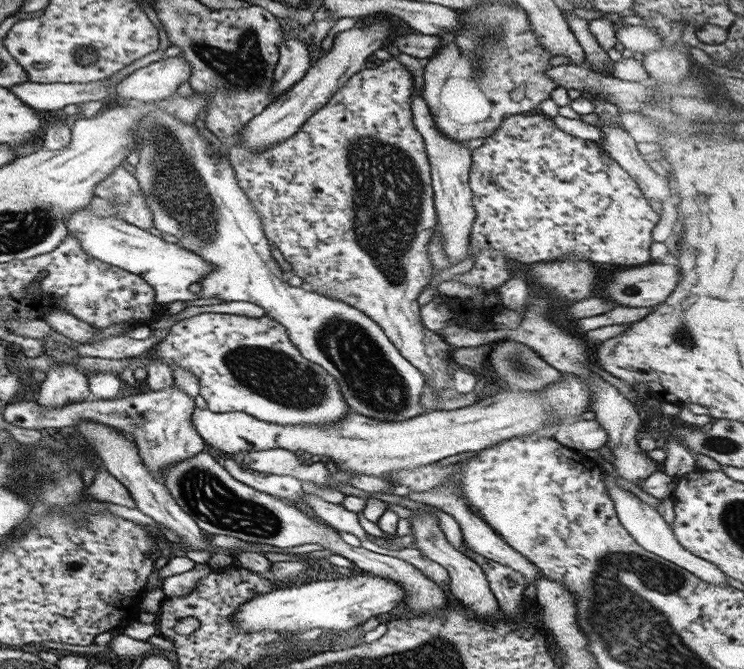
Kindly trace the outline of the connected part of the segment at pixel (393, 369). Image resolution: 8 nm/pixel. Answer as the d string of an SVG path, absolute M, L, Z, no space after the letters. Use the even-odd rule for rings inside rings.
M156 108L140 118L134 137L138 162L133 166L133 176L137 179L146 205L151 209L153 227L171 236L179 248L197 254L211 266L211 271L196 283L201 291L191 297L213 298L222 302L243 301L261 307L265 315L285 327L291 344L305 360L319 365L327 375L333 377L333 381L339 385L343 402L361 416L383 422L401 422L427 411L420 403L425 387L422 375L399 354L380 326L343 302L317 294L304 286L293 288L286 284L284 273L271 257L261 221L246 194L237 186L232 166L225 157L212 151L209 142L197 134L193 123L185 124L172 114Z

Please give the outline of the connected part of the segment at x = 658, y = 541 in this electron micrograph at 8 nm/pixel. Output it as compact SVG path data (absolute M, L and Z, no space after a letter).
M604 473L606 491L613 503L618 522L627 530L631 538L634 538L634 541L639 544L643 550L652 552L654 555L660 556L672 562L674 565L684 568L687 572L694 574L697 578L711 583L712 585L724 585L726 583L726 574L723 574L721 569L702 558L693 556L693 554L687 552L687 550L675 540L670 526L664 522L659 513L655 511L654 507L642 503L641 500L635 497L631 492L617 487L613 480L614 478L611 475Z

